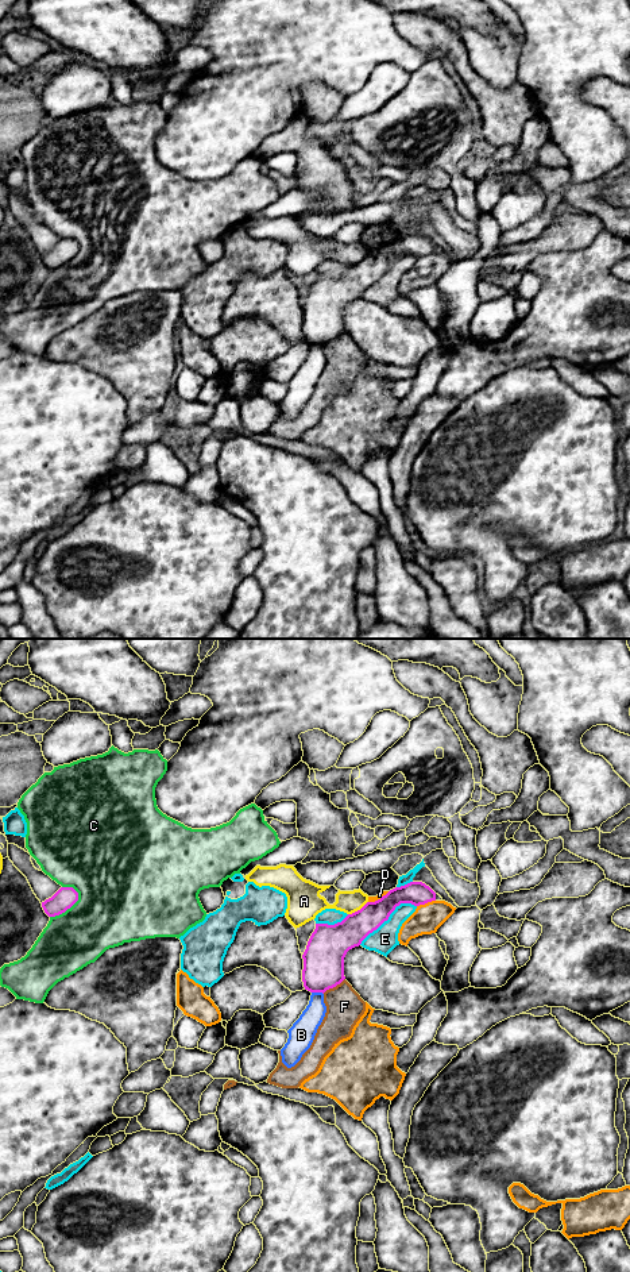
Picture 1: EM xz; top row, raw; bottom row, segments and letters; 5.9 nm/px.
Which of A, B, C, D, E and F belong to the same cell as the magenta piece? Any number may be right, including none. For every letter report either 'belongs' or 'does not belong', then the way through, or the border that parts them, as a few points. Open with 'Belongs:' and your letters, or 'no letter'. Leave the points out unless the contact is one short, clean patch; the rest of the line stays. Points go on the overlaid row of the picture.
Belongs: no letter
A: does not belong
B: does not belong
C: does not belong
D: does not belong
E: does not belong
F: does not belong; border along xz (344, 978), (323, 993)

